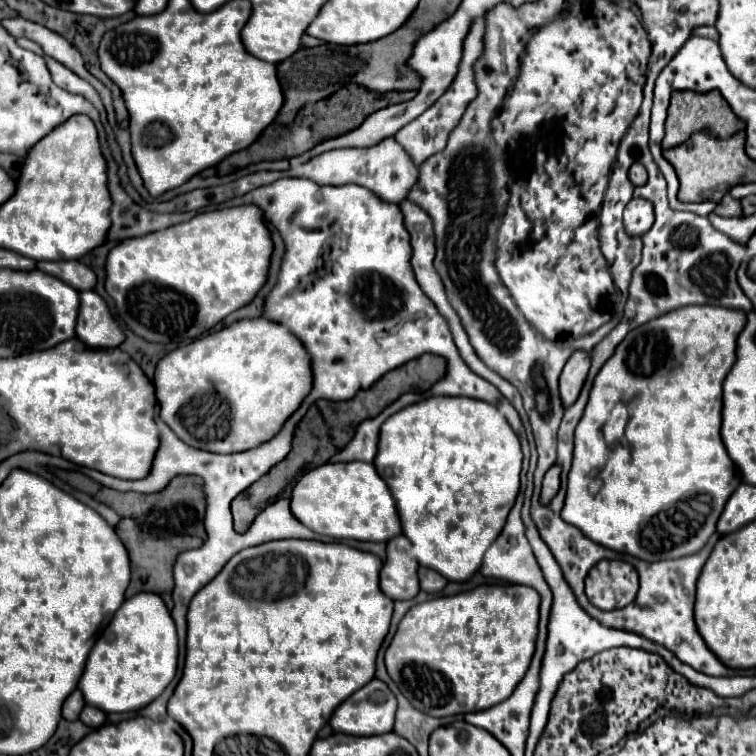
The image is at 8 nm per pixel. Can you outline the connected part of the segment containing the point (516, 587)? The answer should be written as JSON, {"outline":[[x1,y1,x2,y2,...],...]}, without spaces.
{"outline":[[482,584,468,592,420,602,412,606,398,624,384,654,386,670,408,702,428,716,486,710,506,700,528,670,538,634,538,606,540,596,536,590,522,584]]}

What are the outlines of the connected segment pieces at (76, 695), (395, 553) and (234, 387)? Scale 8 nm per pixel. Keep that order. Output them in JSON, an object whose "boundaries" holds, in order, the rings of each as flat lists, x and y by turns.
{"boundaries":[[[74,690,66,698,66,702,62,706,62,718,66,718,66,720,78,720,78,714,80,714,82,708,84,708,84,698,82,698,80,690]],[[396,536,386,544,386,562,380,570,380,590,392,600,410,600,418,594,418,560,406,536]],[[264,318,238,320,218,332,210,332,186,346,166,354,154,372,160,418,188,446,208,452,240,452,266,442,280,430,284,420,300,406,312,386,310,358,300,340,284,326]]]}

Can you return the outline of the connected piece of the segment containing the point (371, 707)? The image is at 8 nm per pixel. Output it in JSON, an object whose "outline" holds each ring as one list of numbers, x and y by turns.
{"outline":[[370,680,366,686,356,690,348,700,344,700,336,712,330,718,330,726,334,732,344,732,344,734,354,734,354,736,374,736,374,734,384,734,392,730,394,724,394,712,396,712,396,698,390,692,390,688,380,682,380,680]]}

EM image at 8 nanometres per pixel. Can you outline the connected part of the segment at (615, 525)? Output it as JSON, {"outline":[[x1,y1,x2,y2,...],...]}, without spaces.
{"outline":[[686,306,680,310,672,310,664,316,658,316,632,332,626,334,626,338,616,346,612,358,600,368,600,372,594,378,594,384,590,388,590,398,584,410,584,416,580,418,576,432,574,432,574,458,572,468,568,472,568,490,566,490,566,502,562,508,562,520,582,530,592,542,610,548,614,552,626,552,630,556,636,556,640,560,656,562,666,558,682,558,688,554,698,552,708,538,716,530,716,520,724,510,726,500,736,490,736,486,742,484,742,478,726,454,726,448,720,438,720,422,722,422,722,382,732,368,736,356,736,338,740,330,744,328,746,314,740,310,720,310,716,306]]}

